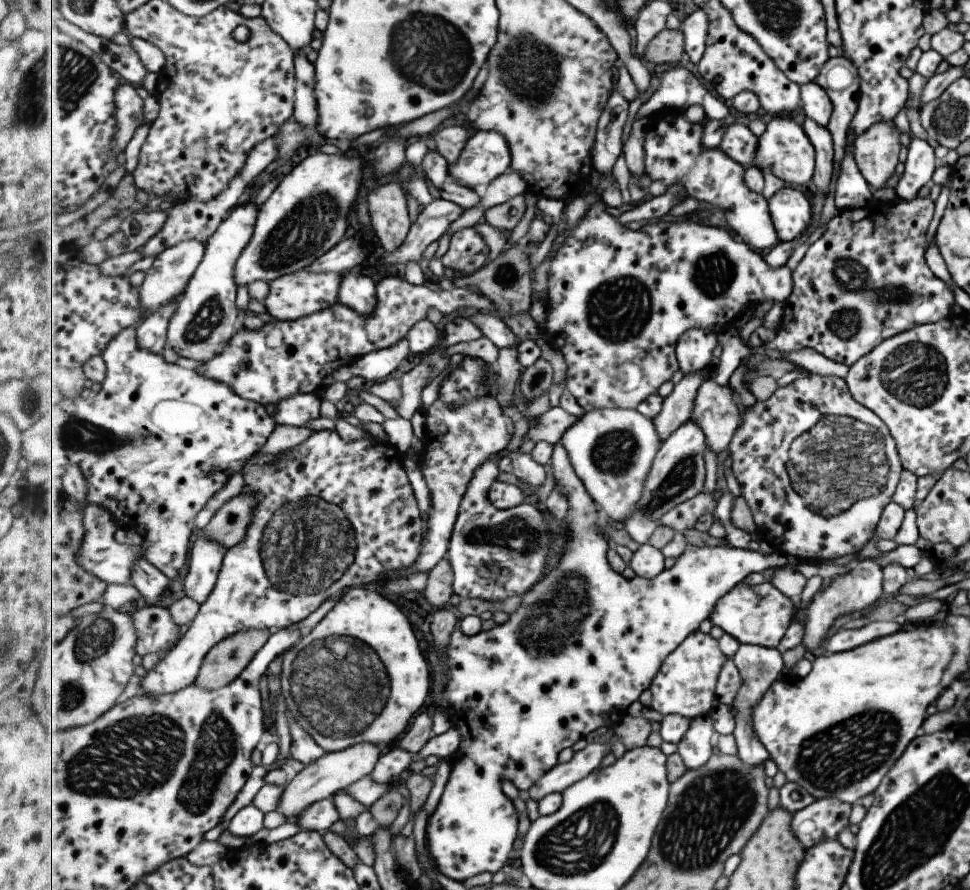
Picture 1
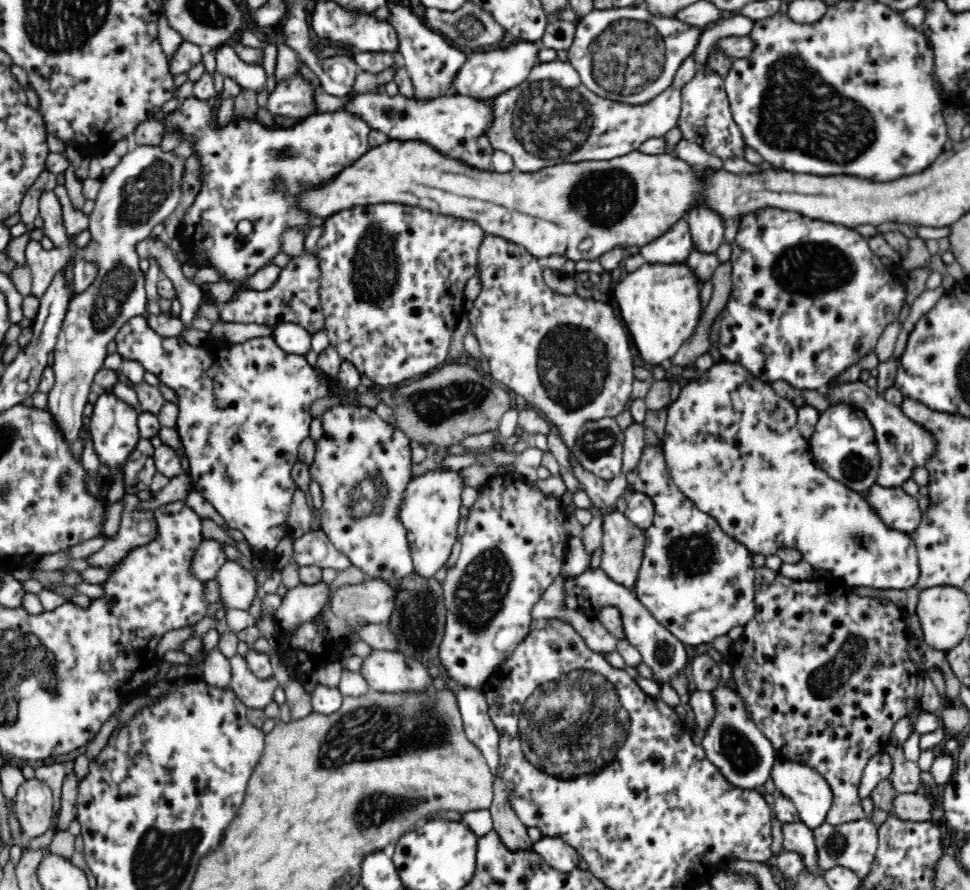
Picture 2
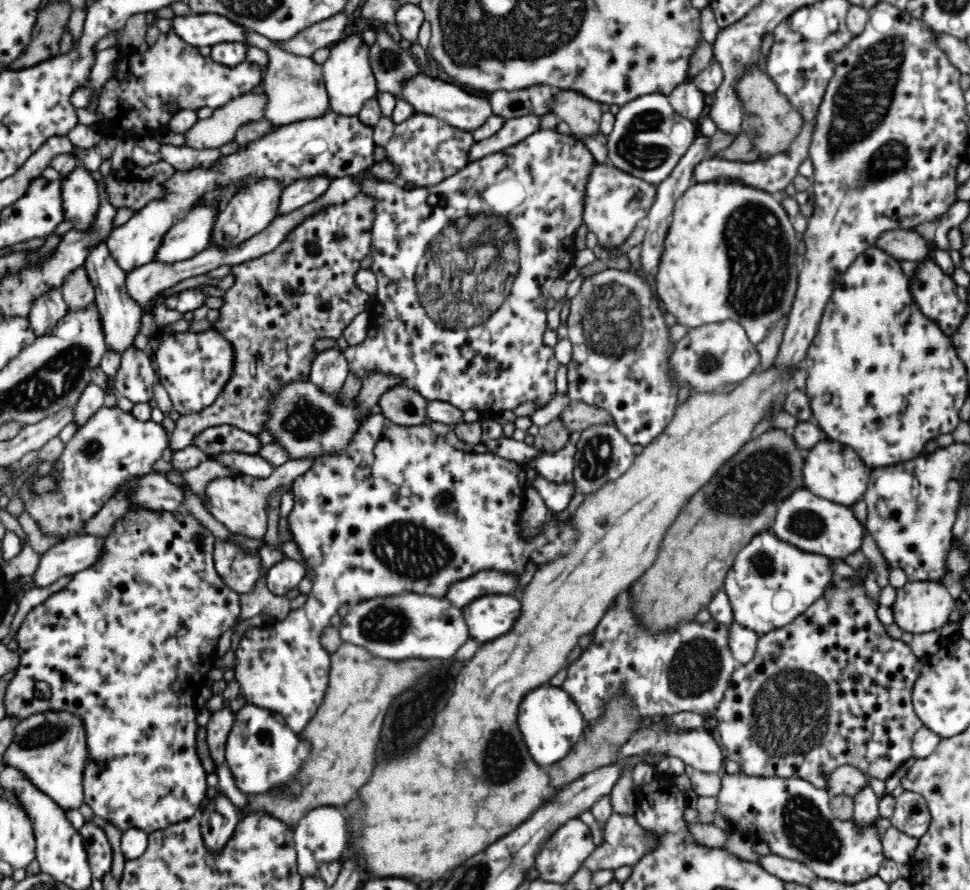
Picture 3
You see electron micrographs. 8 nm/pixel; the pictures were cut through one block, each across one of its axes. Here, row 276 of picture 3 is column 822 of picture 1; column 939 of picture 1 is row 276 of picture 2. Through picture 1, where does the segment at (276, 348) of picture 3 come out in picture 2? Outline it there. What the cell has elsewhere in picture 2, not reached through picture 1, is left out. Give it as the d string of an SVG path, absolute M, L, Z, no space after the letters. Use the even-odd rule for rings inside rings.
M316 252L312 255L304 254L302 257L292 258L292 262L285 268L282 268L279 279L274 285L264 291L246 290L242 292L236 300L224 305L224 308L219 308L219 314L222 316L222 321L228 323L242 323L242 324L276 324L278 322L294 322L304 327L310 334L320 330L325 326L324 312L321 306L319 295L319 266L315 259Z

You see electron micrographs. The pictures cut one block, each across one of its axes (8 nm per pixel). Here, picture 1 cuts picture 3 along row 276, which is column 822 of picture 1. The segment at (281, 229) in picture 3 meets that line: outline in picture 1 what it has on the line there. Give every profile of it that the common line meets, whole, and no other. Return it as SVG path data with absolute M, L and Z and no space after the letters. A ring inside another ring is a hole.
M806 117L802 124L809 135L809 142L814 148L813 184L824 198L827 194L827 186L833 172L832 156L835 154L832 146L832 136L827 128L818 125L816 121Z

